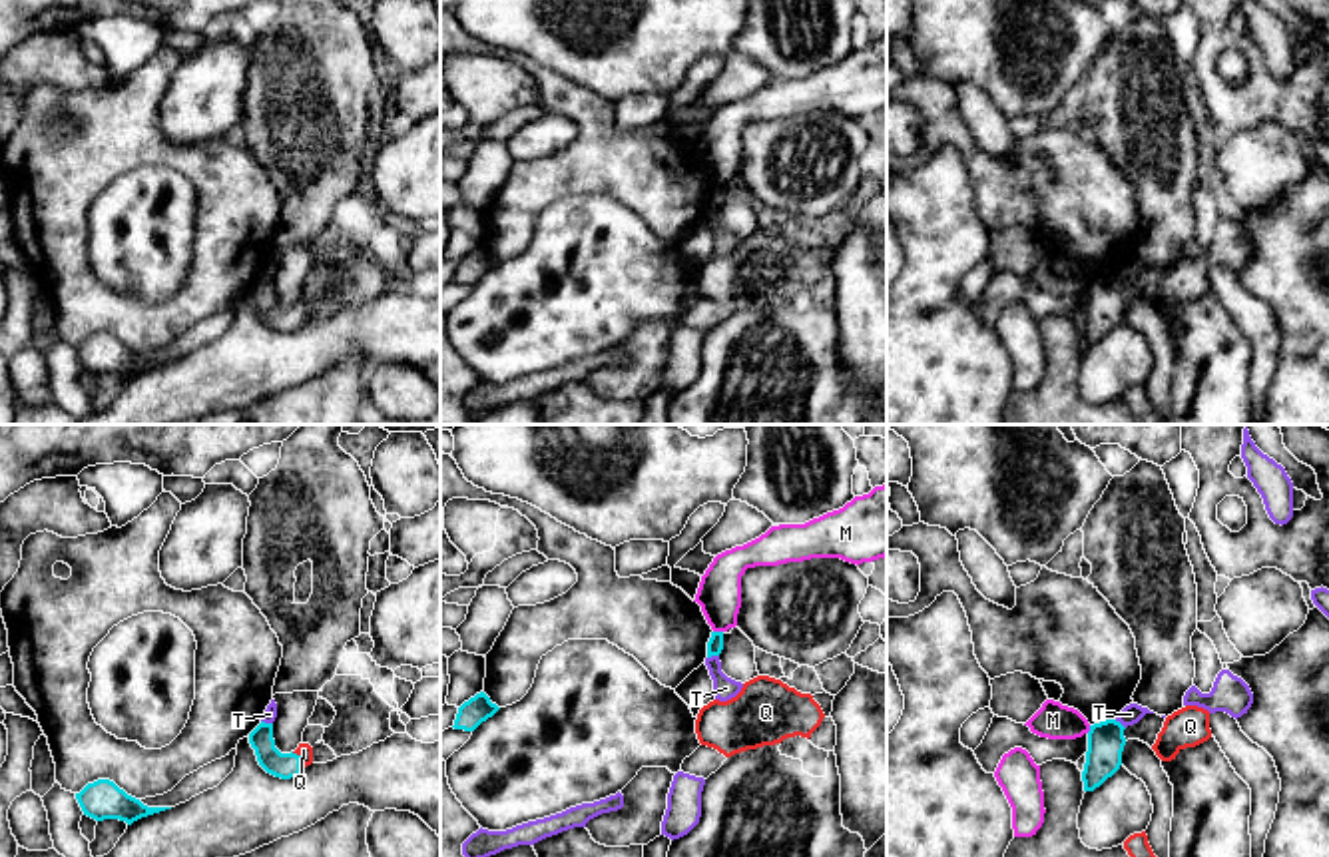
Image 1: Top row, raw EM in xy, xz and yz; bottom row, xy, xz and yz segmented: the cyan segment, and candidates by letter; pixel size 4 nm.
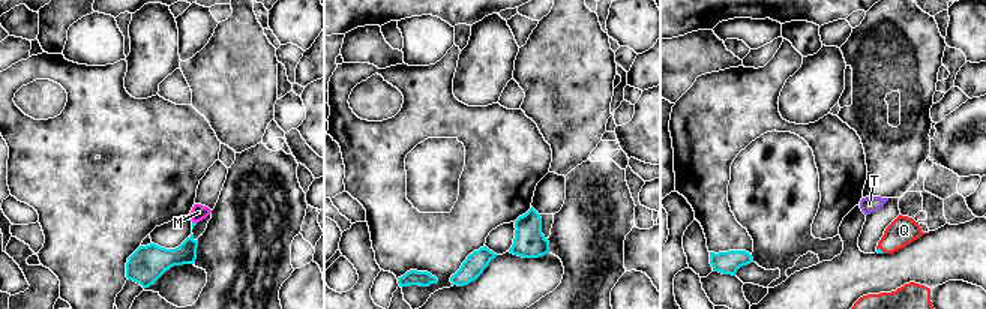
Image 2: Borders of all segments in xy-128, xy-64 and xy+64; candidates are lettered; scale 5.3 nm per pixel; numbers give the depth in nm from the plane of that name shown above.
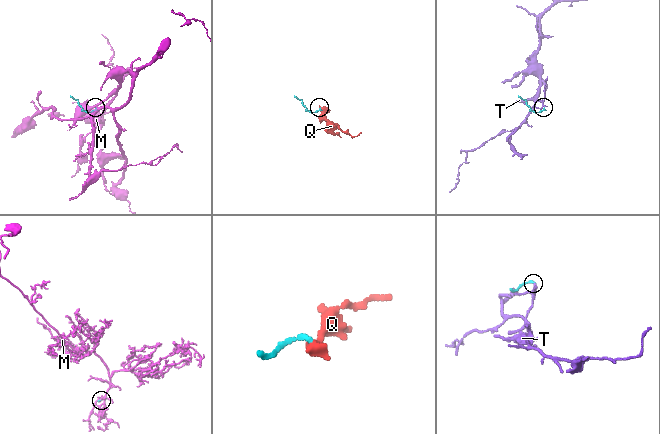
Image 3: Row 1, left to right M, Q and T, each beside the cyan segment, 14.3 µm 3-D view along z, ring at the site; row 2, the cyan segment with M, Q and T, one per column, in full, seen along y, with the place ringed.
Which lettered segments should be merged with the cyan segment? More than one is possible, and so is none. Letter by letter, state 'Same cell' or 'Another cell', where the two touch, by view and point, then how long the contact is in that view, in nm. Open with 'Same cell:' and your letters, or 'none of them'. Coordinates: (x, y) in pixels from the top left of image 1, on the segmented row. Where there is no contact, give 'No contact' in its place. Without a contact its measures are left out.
Same cell: Q
M: Another cell. Touches cyan at xz (718, 632). Shared border 40 nm
Q: Same cell. Touches cyan at xy (299, 760). Shared border 90 nm
T: Another cell. Touches cyan at xy (267, 724). Shared border 50 nm

